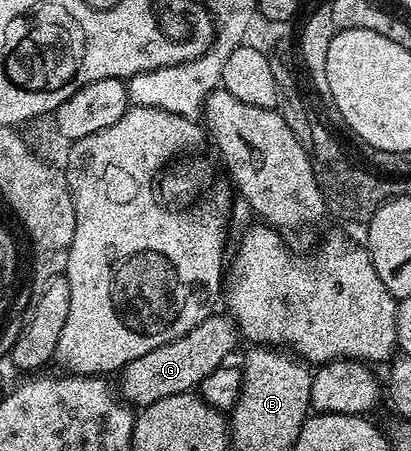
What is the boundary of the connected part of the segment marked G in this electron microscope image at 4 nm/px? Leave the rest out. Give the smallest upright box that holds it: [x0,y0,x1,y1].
[118,313,238,409]

